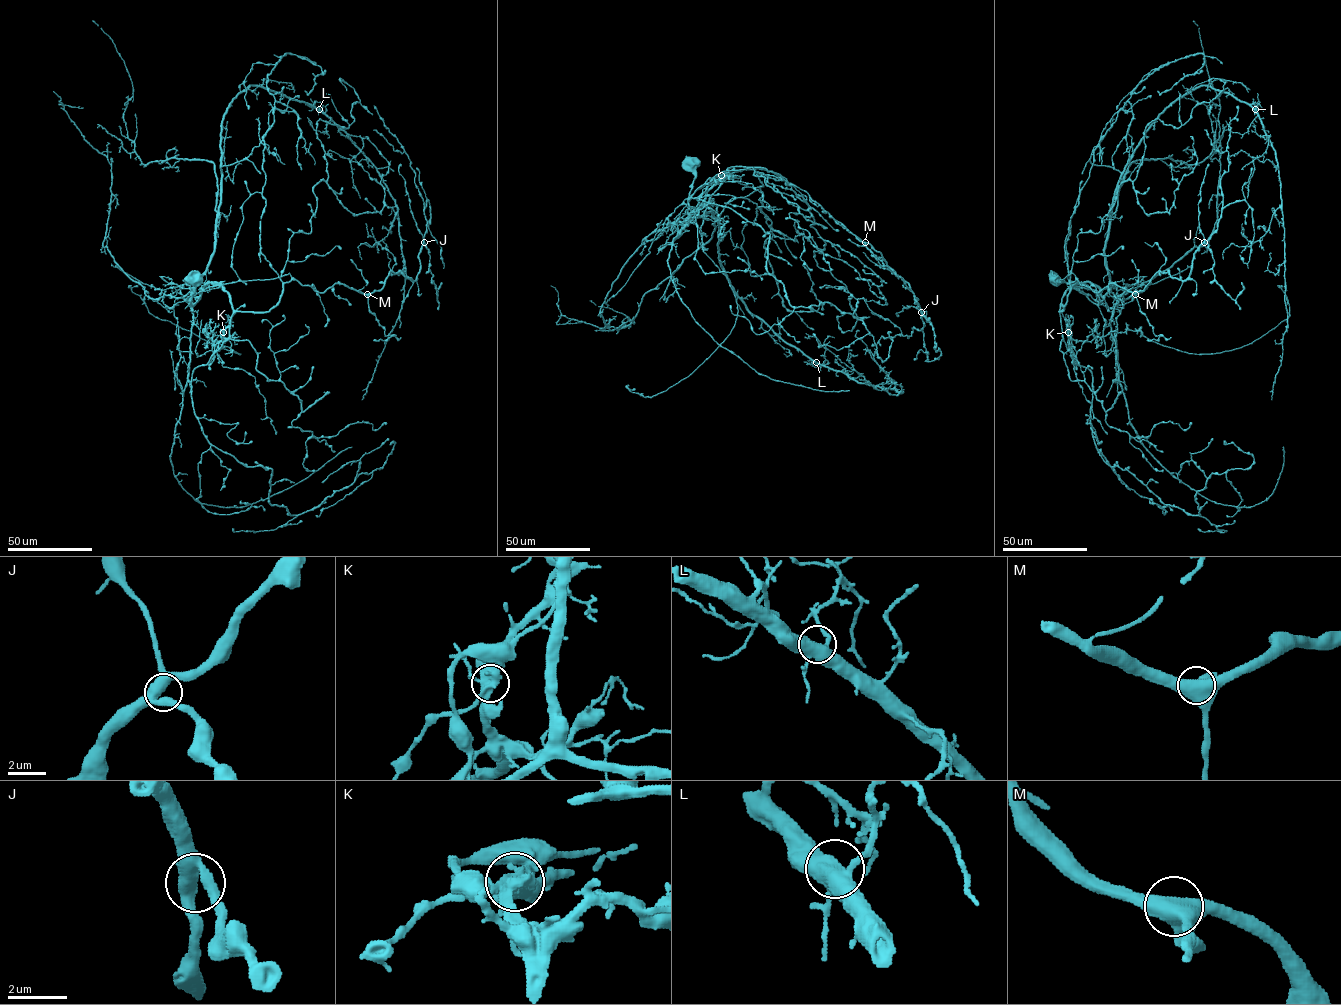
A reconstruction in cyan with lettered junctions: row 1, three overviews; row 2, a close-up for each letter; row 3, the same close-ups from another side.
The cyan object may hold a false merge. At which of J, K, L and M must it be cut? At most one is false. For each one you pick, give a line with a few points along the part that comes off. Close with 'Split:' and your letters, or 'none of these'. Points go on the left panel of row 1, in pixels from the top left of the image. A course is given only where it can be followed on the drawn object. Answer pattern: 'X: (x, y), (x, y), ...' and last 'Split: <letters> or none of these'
K: (223, 332), (224, 340), (213, 341), (202, 331), (240, 354), (153, 315), (132, 291), (137, 285)
Split: K

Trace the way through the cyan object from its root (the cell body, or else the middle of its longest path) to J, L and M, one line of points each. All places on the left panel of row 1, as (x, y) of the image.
J: (195, 280), (191, 305), (289, 273), (370, 294), (390, 271), (414, 280), (424, 242)
L: (195, 280), (191, 305), (194, 284), (214, 250), (221, 123), (229, 104), (249, 86), (260, 85), (319, 109)
M: (195, 280), (191, 305), (201, 289), (289, 273), (316, 291), (343, 283), (367, 294)

